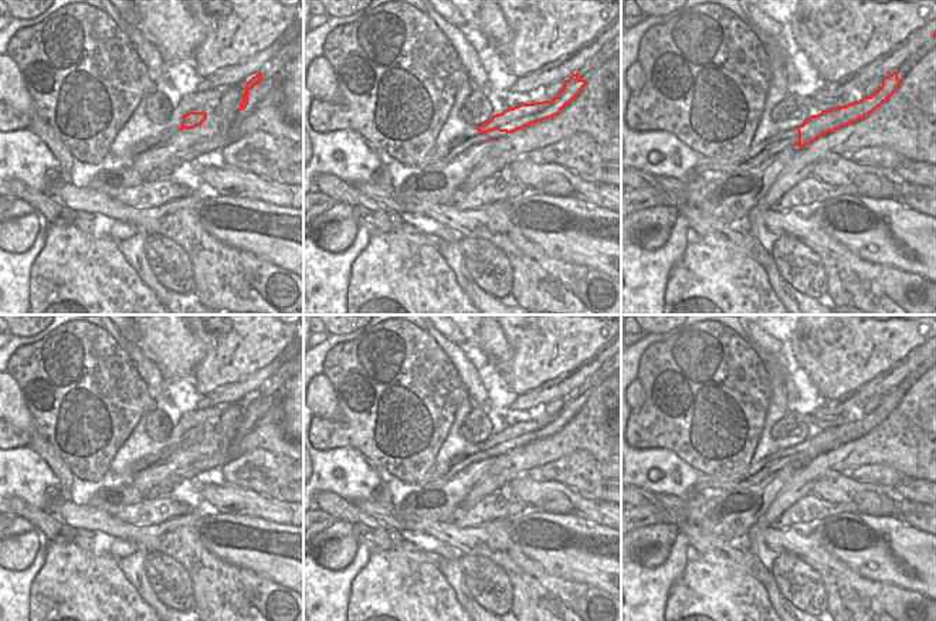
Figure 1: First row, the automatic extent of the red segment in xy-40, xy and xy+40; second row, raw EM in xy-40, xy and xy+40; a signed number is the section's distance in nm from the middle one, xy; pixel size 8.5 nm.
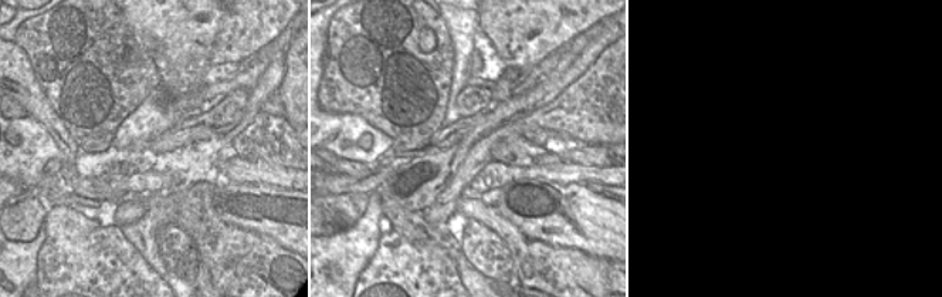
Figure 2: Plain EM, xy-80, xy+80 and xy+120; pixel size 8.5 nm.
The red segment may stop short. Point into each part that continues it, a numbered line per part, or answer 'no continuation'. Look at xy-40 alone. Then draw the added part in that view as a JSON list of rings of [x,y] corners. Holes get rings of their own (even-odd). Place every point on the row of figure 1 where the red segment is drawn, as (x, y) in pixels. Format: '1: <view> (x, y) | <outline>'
no continuation

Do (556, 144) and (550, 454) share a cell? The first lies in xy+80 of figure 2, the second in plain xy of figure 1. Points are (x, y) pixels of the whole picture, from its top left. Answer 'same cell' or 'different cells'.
different cells

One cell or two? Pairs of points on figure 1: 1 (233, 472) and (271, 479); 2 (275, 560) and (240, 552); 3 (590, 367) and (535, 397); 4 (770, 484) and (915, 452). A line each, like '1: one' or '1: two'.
1: one
2: one
3: one
4: two

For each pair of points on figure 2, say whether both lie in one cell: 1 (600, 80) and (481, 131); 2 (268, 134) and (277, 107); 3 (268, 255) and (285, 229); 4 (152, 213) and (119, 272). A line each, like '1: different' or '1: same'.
1: different
2: different
3: different
4: different

